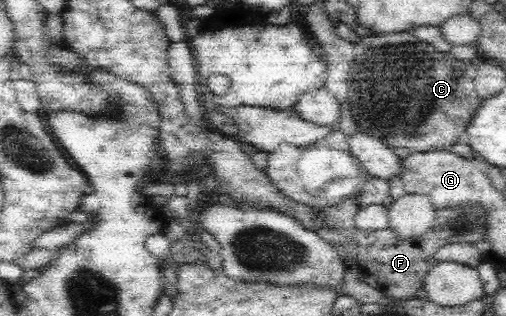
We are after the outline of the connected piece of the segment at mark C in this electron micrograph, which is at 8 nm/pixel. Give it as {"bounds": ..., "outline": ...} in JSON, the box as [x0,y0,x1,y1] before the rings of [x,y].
{"bounds":[347,41,482,152],"outline":[[[425,41],[369,48],[363,55],[355,55],[349,70],[347,102],[357,125],[356,131],[377,138],[392,149],[405,147],[413,152],[449,150],[463,137],[471,118],[482,105],[474,85],[476,73],[477,66],[473,62],[457,60],[451,52],[439,52]]]}

